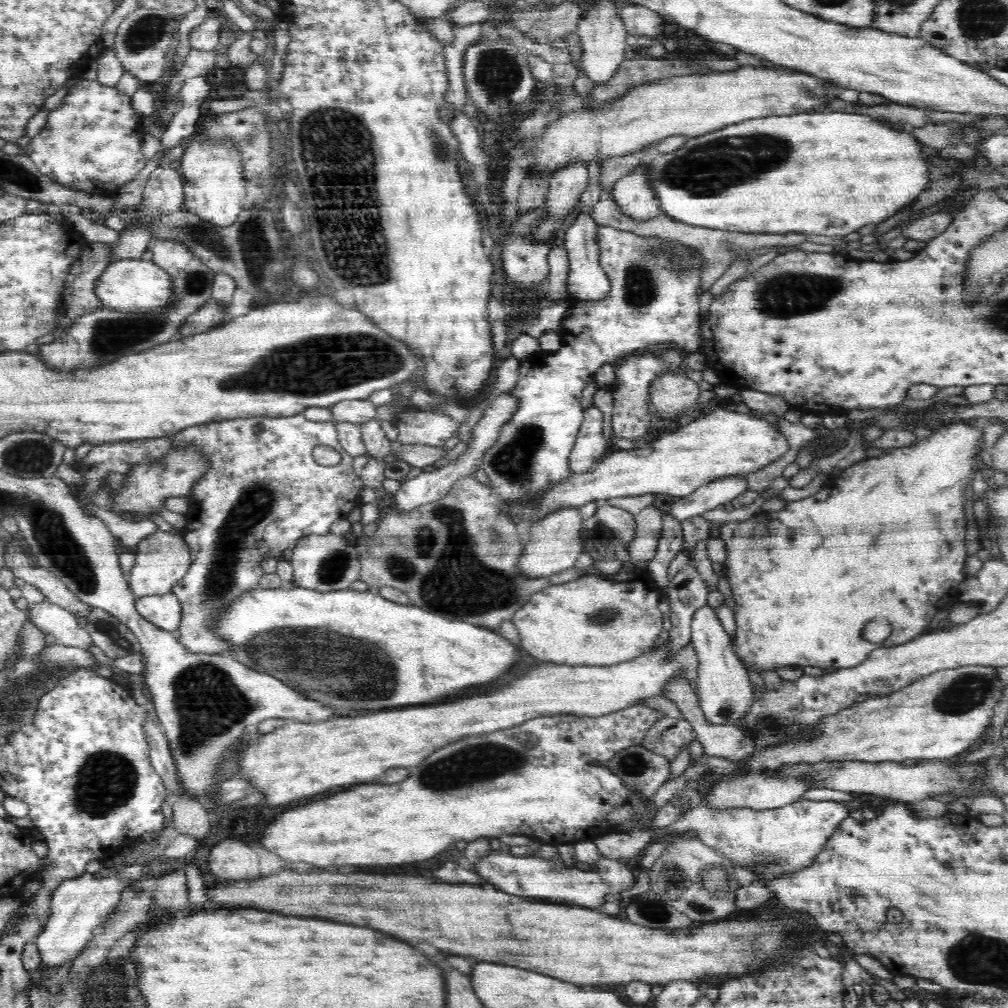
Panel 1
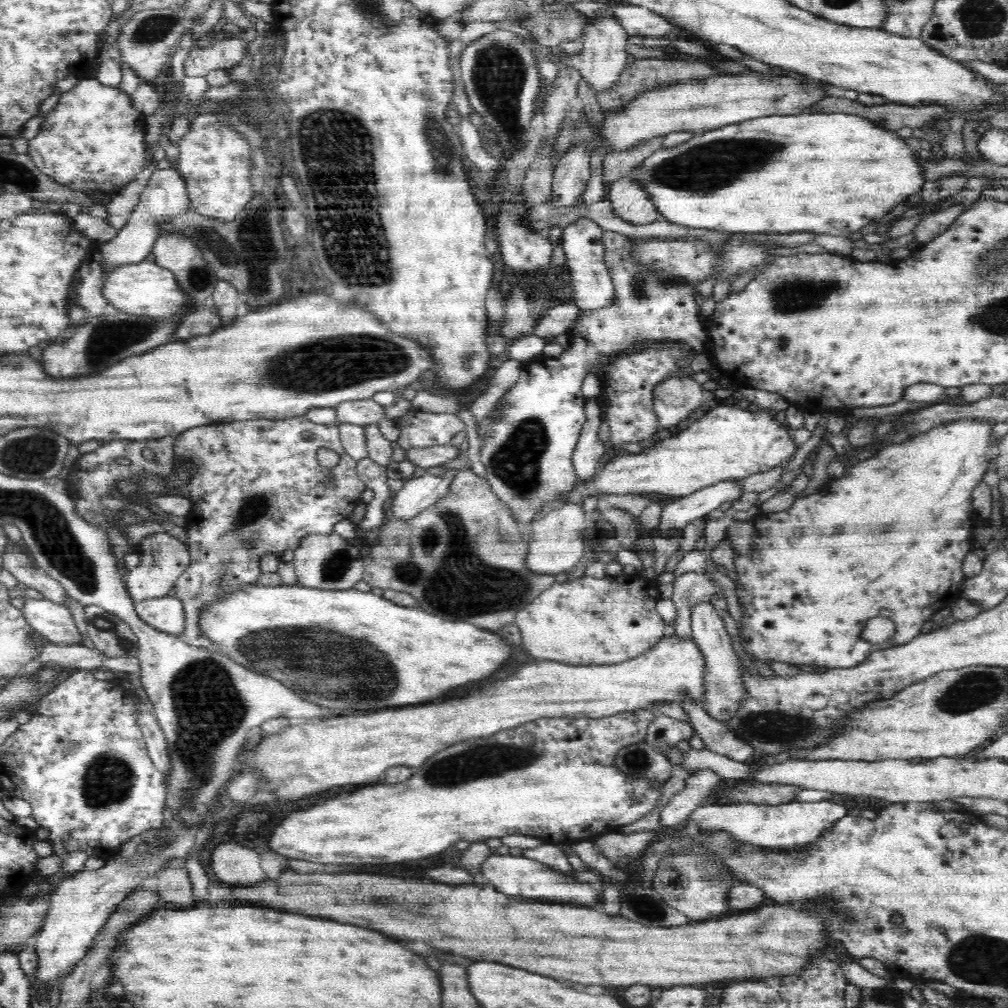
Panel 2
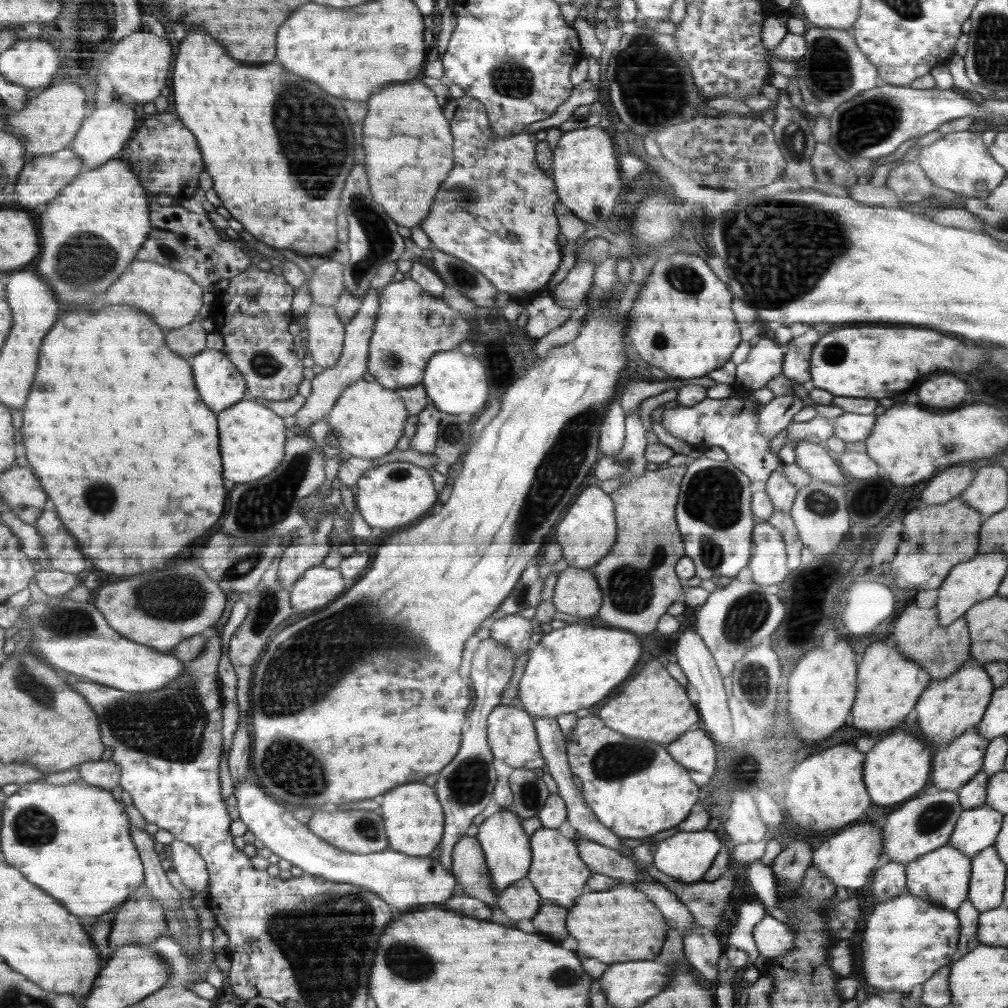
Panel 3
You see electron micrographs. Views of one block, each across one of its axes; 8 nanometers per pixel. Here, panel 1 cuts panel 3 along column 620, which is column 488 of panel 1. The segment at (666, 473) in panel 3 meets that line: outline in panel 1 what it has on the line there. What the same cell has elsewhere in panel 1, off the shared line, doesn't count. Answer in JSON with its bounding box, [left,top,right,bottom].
[353,475,552,630]

